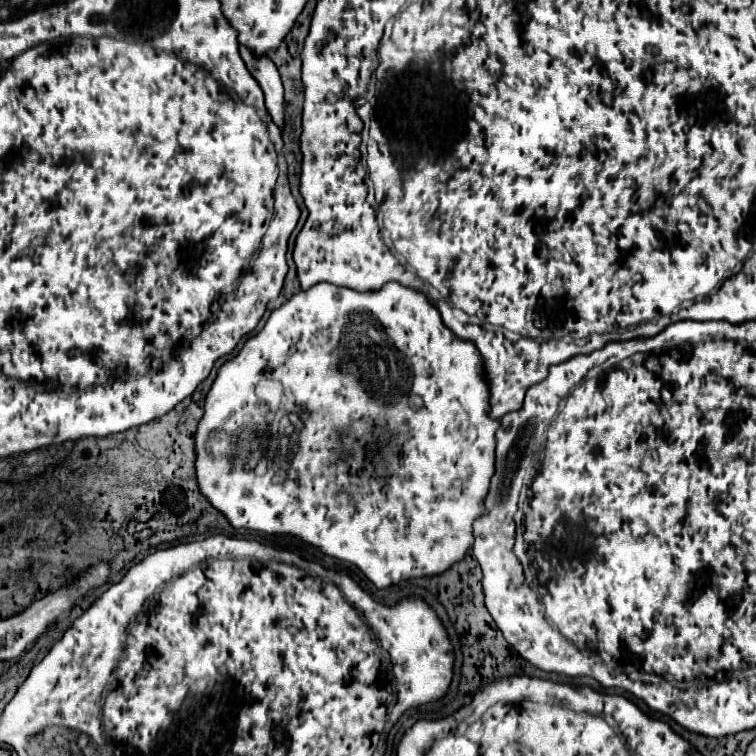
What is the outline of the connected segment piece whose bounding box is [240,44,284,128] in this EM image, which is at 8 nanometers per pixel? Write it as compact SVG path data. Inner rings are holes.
M244 44L240 46L240 56L248 72L254 76L254 80L264 90L266 108L272 120L282 128L284 124L284 88L282 88L282 80L280 80L280 74L274 62L268 56L252 56L252 48L244 48Z

